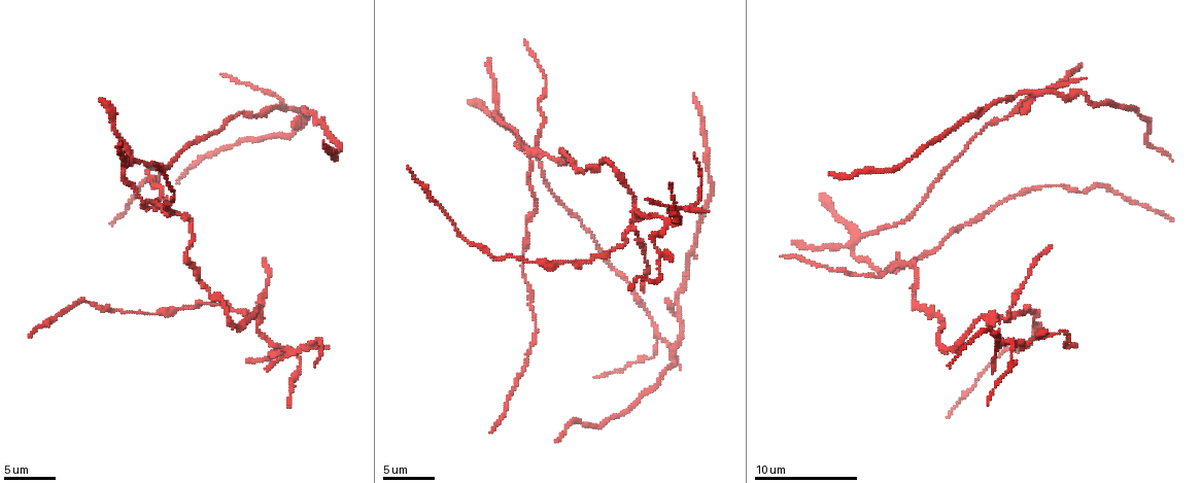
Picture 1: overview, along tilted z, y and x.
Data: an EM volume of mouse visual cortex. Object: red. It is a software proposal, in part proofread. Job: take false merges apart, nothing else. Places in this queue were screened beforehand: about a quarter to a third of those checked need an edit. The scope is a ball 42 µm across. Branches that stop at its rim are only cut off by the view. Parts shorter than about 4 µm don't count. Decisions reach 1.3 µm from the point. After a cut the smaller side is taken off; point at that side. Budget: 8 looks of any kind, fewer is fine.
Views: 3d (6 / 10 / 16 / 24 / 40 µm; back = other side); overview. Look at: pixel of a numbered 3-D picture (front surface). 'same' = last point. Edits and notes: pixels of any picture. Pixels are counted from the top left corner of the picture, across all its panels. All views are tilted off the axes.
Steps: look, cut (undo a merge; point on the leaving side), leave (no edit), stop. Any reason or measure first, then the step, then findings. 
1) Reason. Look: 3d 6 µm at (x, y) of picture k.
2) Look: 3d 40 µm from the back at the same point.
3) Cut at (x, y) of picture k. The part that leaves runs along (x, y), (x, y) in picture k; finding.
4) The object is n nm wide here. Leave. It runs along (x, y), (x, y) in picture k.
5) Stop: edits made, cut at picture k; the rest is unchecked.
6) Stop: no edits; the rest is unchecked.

Look: 3d 16 µm at (531, 153) of picture 1.

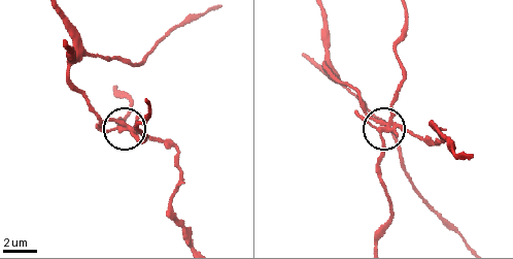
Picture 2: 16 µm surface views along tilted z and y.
Cut at (390, 101) of picture 2. The part that leaves runs along (389, 125), (381, 141), (380, 169), (388, 218), (378, 237) in picture 2; a second cell is stuck on.

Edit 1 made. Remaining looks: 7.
Redraw. Look: overview.

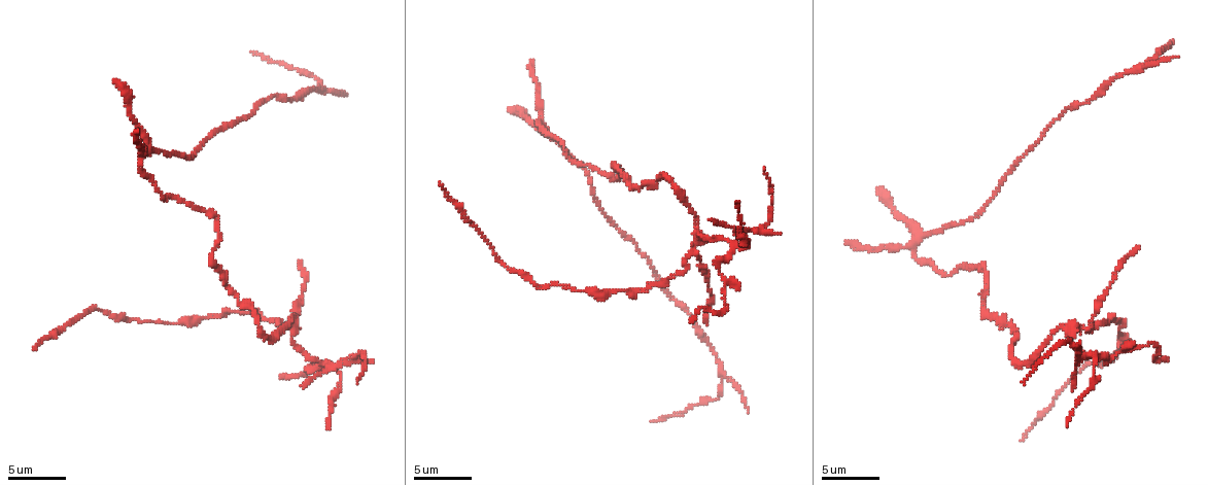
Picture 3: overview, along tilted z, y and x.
Four or more arms meet. Look: 3d 6 µm at (734, 241) of picture 3.

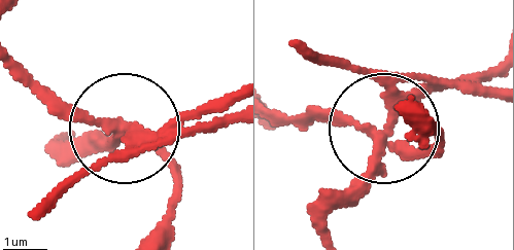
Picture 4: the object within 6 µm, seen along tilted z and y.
Cut at (137, 149) of picture 4. The part that leaves runs along (382, 142), (330, 214), (330, 240) in picture 4; a second cell is stuck on.

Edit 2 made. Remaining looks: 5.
Small branch off a trunk. Look: 3d 10 µm at (1089, 329) of picture 3.

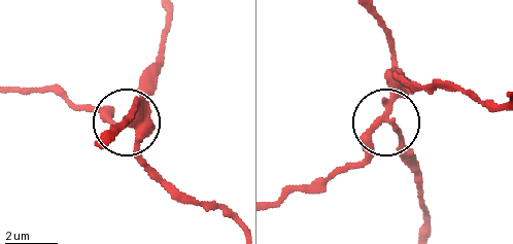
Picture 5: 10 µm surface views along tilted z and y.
The object is 180 nm wide here. Cut at (403, 146) of picture 5. The part that leaves runs along (390, 124), (424, 206), (423, 235) in picture 5; a second cell is stuck on.

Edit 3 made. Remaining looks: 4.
Look: 3d 6 µm at (153, 148) of picture 3.

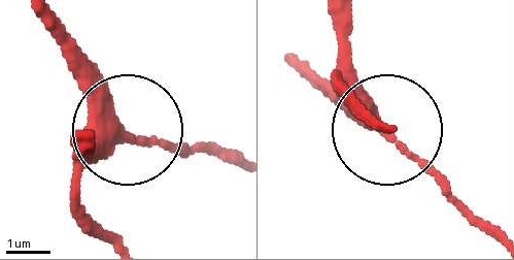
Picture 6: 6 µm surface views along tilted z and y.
Leave. One cell here.

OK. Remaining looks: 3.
Stop: edits made, cut at picture 2, cut at picture 4, cut at picture 5; the rest is unchecked.

